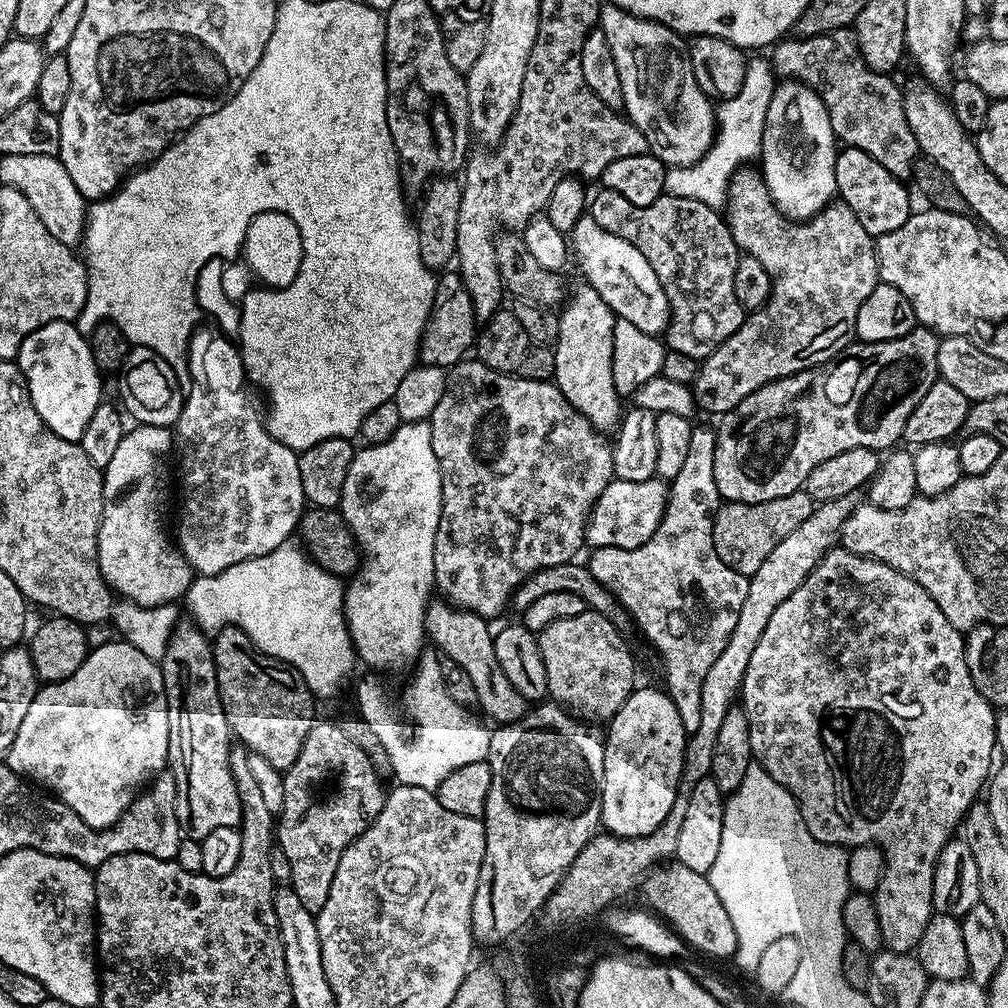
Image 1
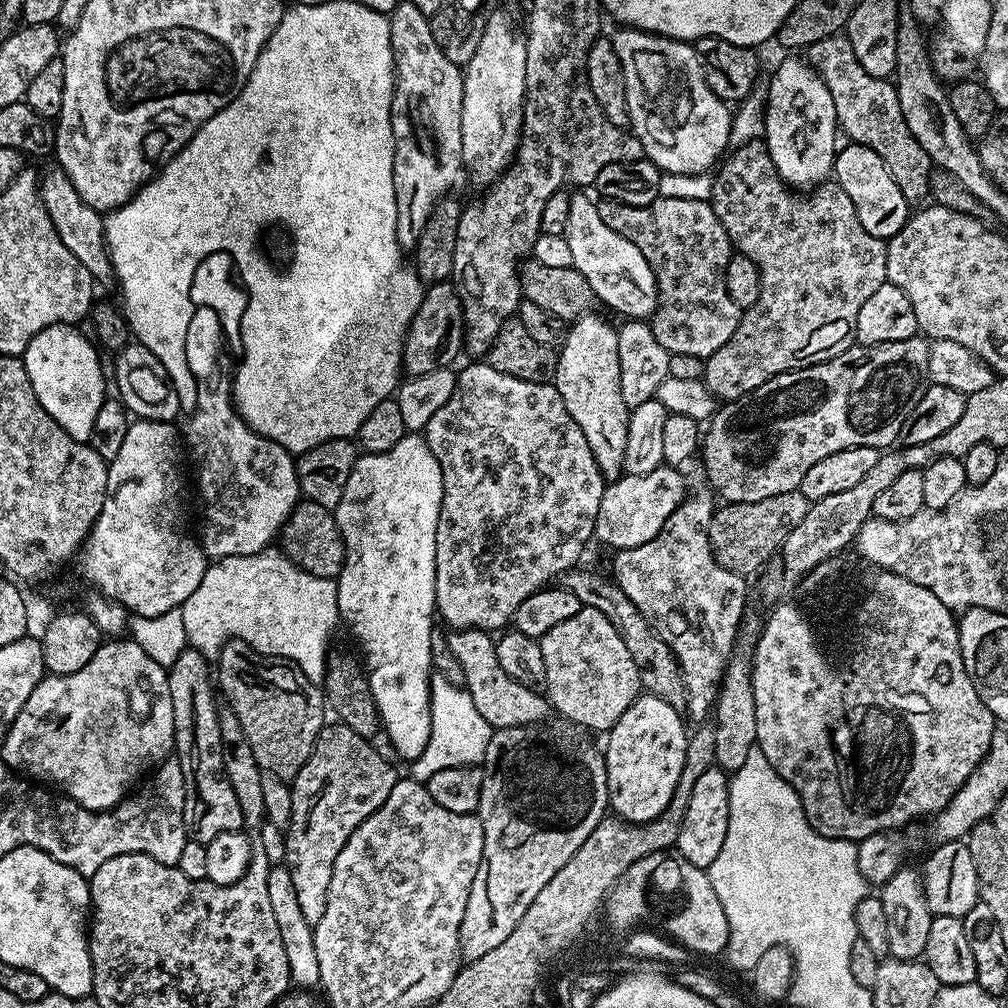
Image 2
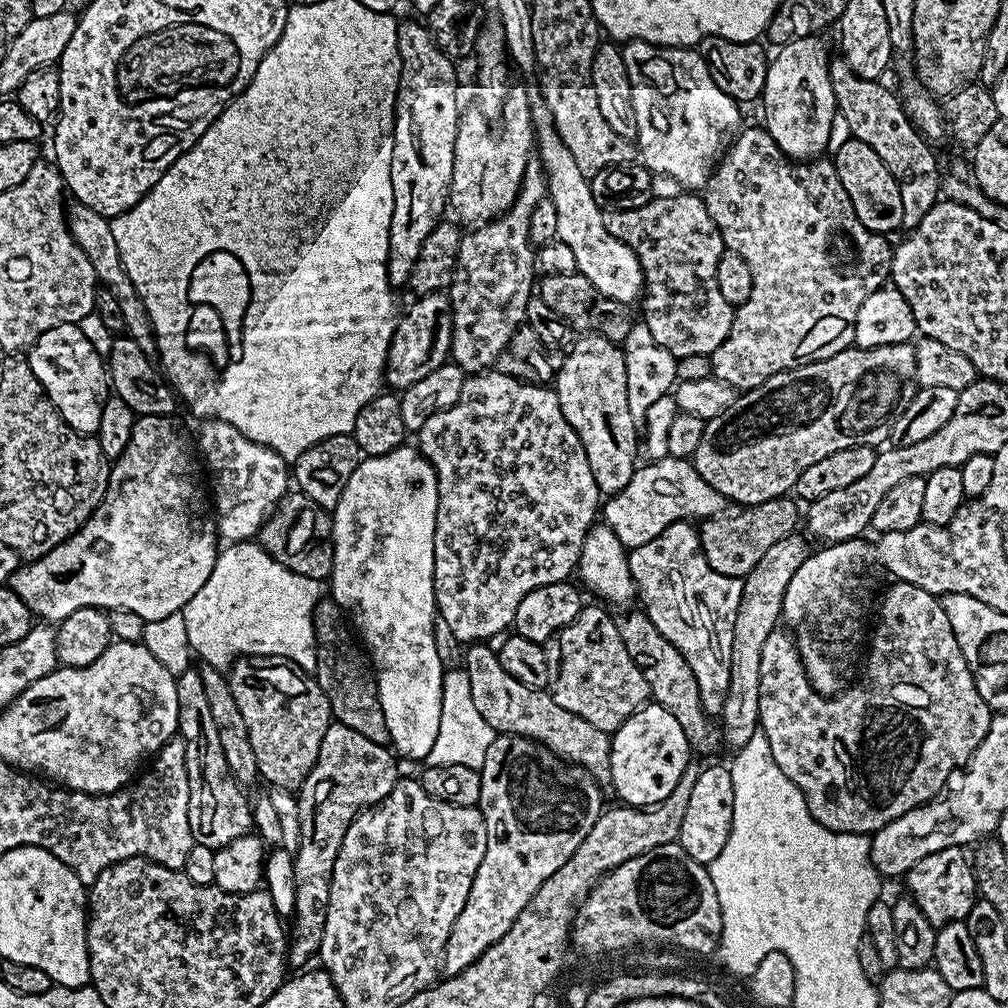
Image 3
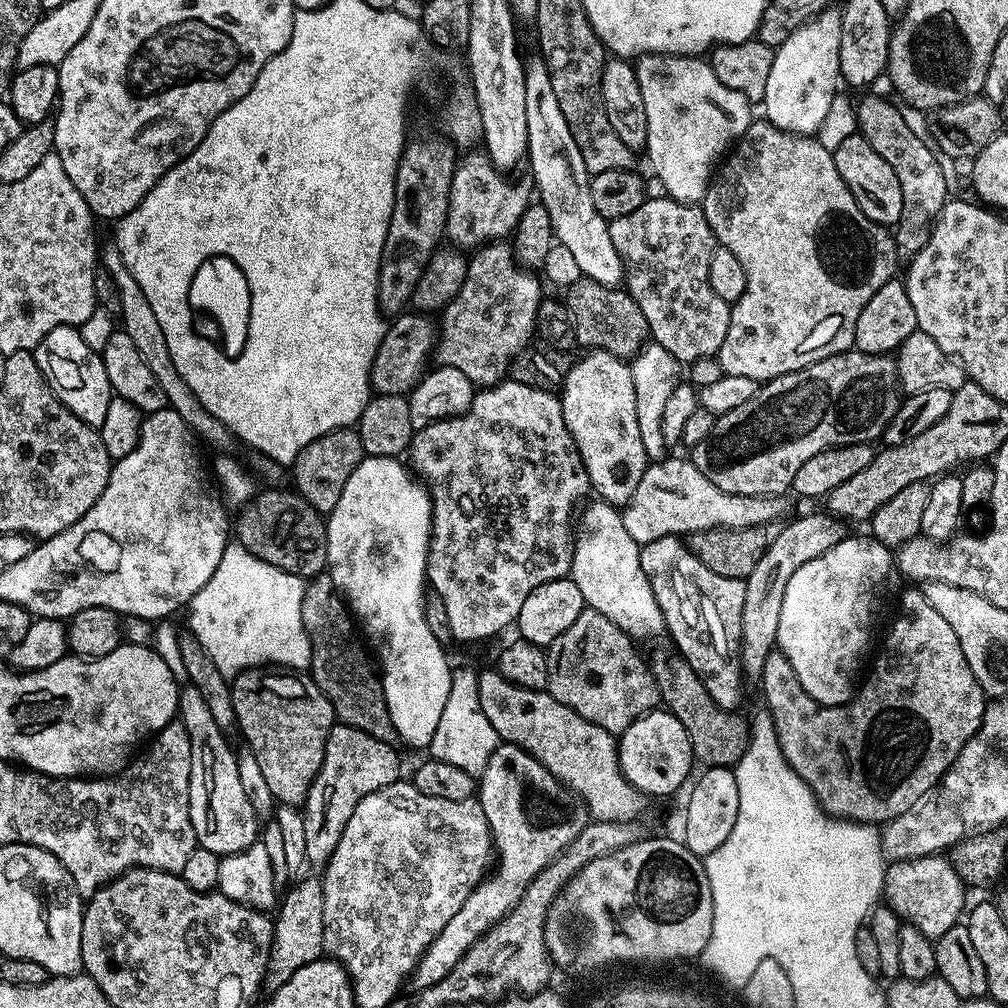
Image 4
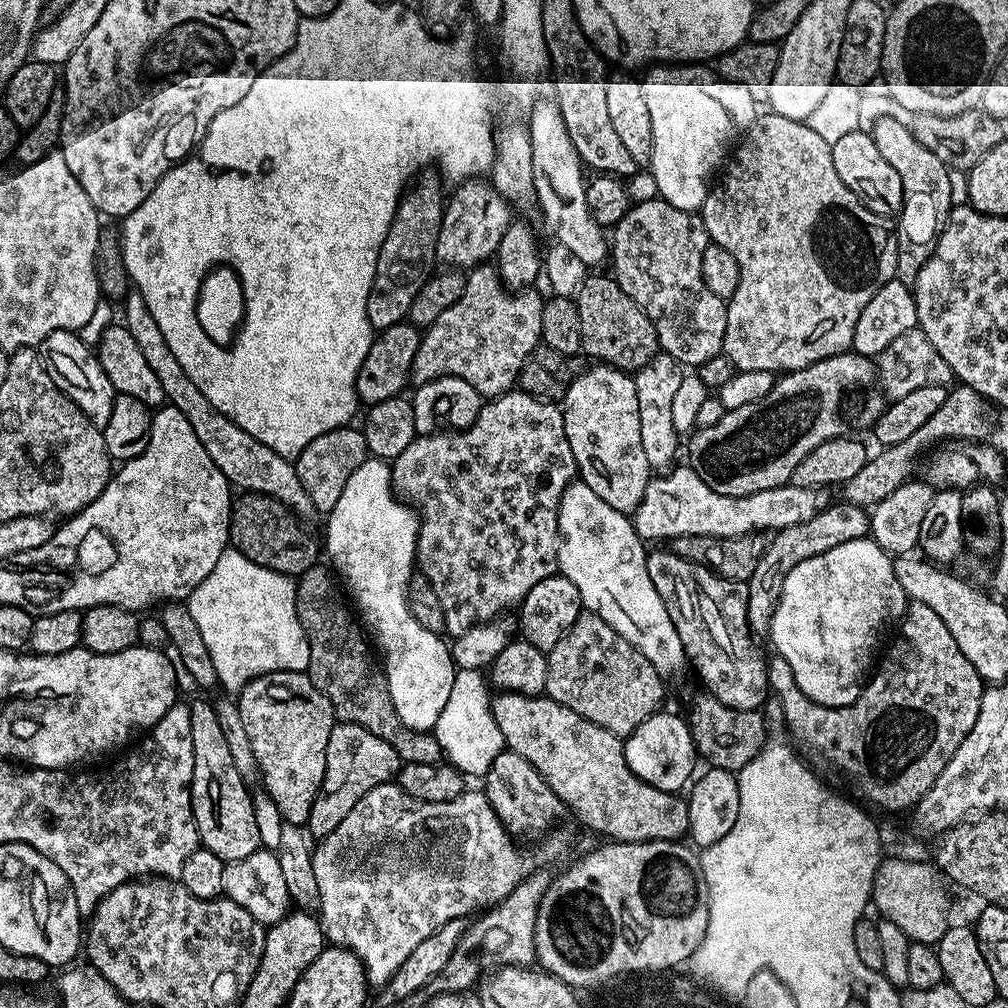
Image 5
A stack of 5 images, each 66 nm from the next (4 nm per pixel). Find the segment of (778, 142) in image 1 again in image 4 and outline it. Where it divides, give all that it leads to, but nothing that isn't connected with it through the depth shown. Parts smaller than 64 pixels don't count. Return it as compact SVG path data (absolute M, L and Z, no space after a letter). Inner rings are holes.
M835 7L827 8L812 20L807 20L782 46L775 49L774 66L770 66L770 79L766 81L766 94L762 101L763 115L774 126L795 136L819 133L822 122L838 94L836 83L841 83L838 50L842 46L842 22Z

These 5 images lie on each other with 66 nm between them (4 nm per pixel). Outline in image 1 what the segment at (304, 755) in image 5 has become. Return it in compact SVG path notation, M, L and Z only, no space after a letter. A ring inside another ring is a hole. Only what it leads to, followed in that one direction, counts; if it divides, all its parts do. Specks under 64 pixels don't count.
M223 628L215 633L211 645L212 657L216 663L216 681L220 691L220 701L228 719L231 735L243 744L249 753L266 758L271 766L281 770L294 766L294 758L298 758L302 750L302 742L306 742L306 734L314 723L314 717L312 717L314 697L304 679L296 673L295 668L288 667L284 661L264 655L241 628Z

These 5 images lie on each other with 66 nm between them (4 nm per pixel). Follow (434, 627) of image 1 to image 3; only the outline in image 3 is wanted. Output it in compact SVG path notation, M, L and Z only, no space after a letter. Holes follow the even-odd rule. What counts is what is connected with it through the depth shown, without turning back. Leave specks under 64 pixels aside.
M476 642L464 653L463 671L470 678L470 694L474 694L474 706L486 722L497 734L505 736L525 736L546 745L553 754L570 764L578 764L585 768L597 781L609 779L610 750L612 742L609 733L598 730L598 726L590 726L586 718L578 718L578 714L570 714L554 702L551 691L542 688L522 686L518 678L510 678L506 670L502 670L502 662L495 651L488 649L484 642Z

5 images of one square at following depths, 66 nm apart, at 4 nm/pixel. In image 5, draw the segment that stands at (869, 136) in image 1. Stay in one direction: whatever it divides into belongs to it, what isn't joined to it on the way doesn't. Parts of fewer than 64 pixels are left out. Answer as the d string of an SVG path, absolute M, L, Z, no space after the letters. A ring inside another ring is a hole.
M884 116L876 125L871 125L870 131L882 158L886 158L886 162L890 162L894 170L898 170L898 178L902 178L904 204L899 210L898 223L895 225L898 237L895 279L912 286L918 278L918 270L922 270L922 266L930 258L941 227L954 207L953 173L942 162L942 158L938 158L938 154L930 154L926 146L916 141L907 123L903 124L892 116Z

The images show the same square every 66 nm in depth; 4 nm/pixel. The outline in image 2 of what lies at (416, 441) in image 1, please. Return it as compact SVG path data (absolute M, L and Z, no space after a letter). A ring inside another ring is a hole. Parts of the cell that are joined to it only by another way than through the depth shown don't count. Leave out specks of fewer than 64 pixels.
M405 434L402 442L385 452L369 452L361 455L356 461L354 470L350 474L350 479L346 481L346 490L342 494L342 502L334 509L338 530L345 544L345 560L340 576L335 579L336 593L338 594L338 610L341 621L352 631L354 639L360 643L362 651L368 655L366 660L366 675L368 685L372 691L372 700L376 703L376 715L382 725L382 732L388 735L388 740L392 743L392 748L401 756L405 762L411 762L420 757L426 750L430 742L432 733L432 682L434 669L432 667L432 651L430 650L430 638L434 631L432 616L437 615L436 611L436 531L438 530L438 518L440 517L440 507L442 506L442 494L444 493L444 483L442 482L442 470L438 466L438 458L430 450L430 446L425 442L423 435Z

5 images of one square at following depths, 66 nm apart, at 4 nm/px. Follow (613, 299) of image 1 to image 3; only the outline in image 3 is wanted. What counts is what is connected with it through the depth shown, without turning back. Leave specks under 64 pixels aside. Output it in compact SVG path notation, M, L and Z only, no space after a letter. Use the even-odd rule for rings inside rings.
M532 88L528 91L528 100L531 102L531 116L534 129L534 140L536 143L536 154L541 162L546 177L546 192L548 199L554 202L554 208L557 211L558 236L566 246L574 253L577 273L584 275L596 289L600 290L604 296L612 298L621 303L631 305L643 295L644 289L644 271L641 270L641 264L637 256L624 242L614 238L606 228L605 213L602 208L594 201L592 185L589 177L584 176L574 161L569 147L558 134L556 127L553 126L552 111L546 106L544 98L539 89Z

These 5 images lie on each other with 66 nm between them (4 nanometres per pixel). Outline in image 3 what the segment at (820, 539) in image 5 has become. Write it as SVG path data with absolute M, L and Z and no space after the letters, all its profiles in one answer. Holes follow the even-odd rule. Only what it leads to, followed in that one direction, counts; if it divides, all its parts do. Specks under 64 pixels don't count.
M793 534L782 538L782 542L774 542L770 550L766 550L766 555L758 561L758 566L750 570L748 576L743 577L742 602L738 602L736 611L736 621L734 622L734 642L730 642L730 690L724 703L724 710L718 720L718 728L722 733L722 740L725 745L729 744L732 750L746 746L750 742L750 737L756 733L760 727L760 711L758 710L758 685L762 674L762 646L766 643L766 638L770 638L772 632L777 631L784 615L784 599L786 598L786 586L790 586L790 578L794 578L794 570L802 566L802 562L810 554L810 547L800 534Z

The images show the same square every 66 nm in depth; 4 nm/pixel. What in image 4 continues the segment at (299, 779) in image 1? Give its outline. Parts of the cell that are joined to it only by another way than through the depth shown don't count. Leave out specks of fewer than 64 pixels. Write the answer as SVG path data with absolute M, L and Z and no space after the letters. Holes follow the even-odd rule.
M339 722L333 724L326 742L324 761L302 805L306 857L312 866L327 865L334 854L334 846L338 846L338 838L342 838L346 822L350 822L354 806L358 806L366 794L374 794L401 779L400 756L394 749L392 744L382 742L354 726ZM307 878L293 883L287 889L288 893L283 893L278 904L278 911L274 916L274 939L272 941L272 958L268 963L267 983L273 989L281 988L302 966L310 962L321 959L324 947L324 886L319 879Z

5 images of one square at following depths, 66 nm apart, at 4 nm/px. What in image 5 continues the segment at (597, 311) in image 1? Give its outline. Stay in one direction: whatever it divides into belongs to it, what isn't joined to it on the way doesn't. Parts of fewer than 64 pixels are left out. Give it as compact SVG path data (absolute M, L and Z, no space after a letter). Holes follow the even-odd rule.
M608 364L585 367L583 374L568 387L562 411L579 479L590 486L602 502L614 506L614 510L635 513L650 479L646 453L642 450L642 430L638 426L635 379L627 371Z

